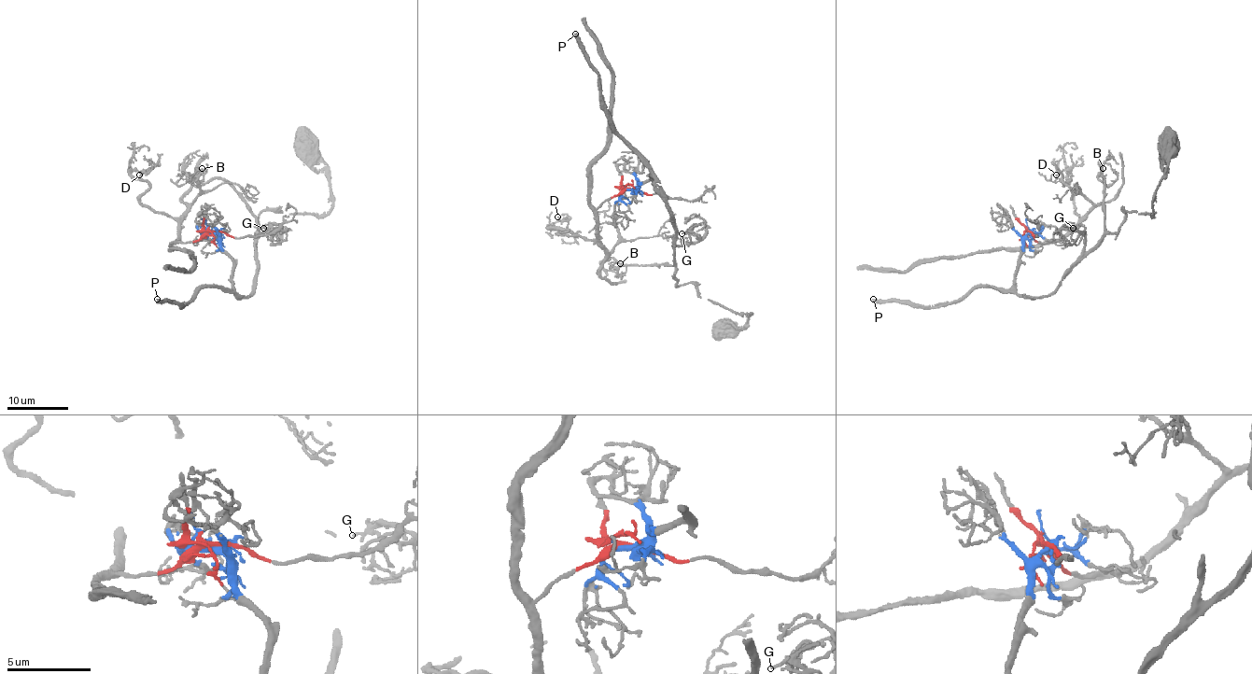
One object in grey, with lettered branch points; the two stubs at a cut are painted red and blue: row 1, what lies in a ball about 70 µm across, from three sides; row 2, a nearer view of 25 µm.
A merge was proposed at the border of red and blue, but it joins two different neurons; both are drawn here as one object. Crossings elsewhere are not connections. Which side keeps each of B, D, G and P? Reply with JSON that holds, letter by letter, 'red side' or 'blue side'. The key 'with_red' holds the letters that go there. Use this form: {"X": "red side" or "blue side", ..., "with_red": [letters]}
{"B": "blue side", "D": "red side", "G": "blue side", "P": "blue side", "with_red": ["D"]}

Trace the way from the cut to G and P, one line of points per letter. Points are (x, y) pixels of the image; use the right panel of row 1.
G: (1029, 232), (1017, 262), (1015, 290), (1046, 296), (1084, 247), (1082, 232), (1063, 228), (1073, 228)
P: (1029, 232), (1024, 252), (1017, 262), (1015, 283), (1008, 288), (975, 287), (953, 301), (934, 307), (873, 300)

